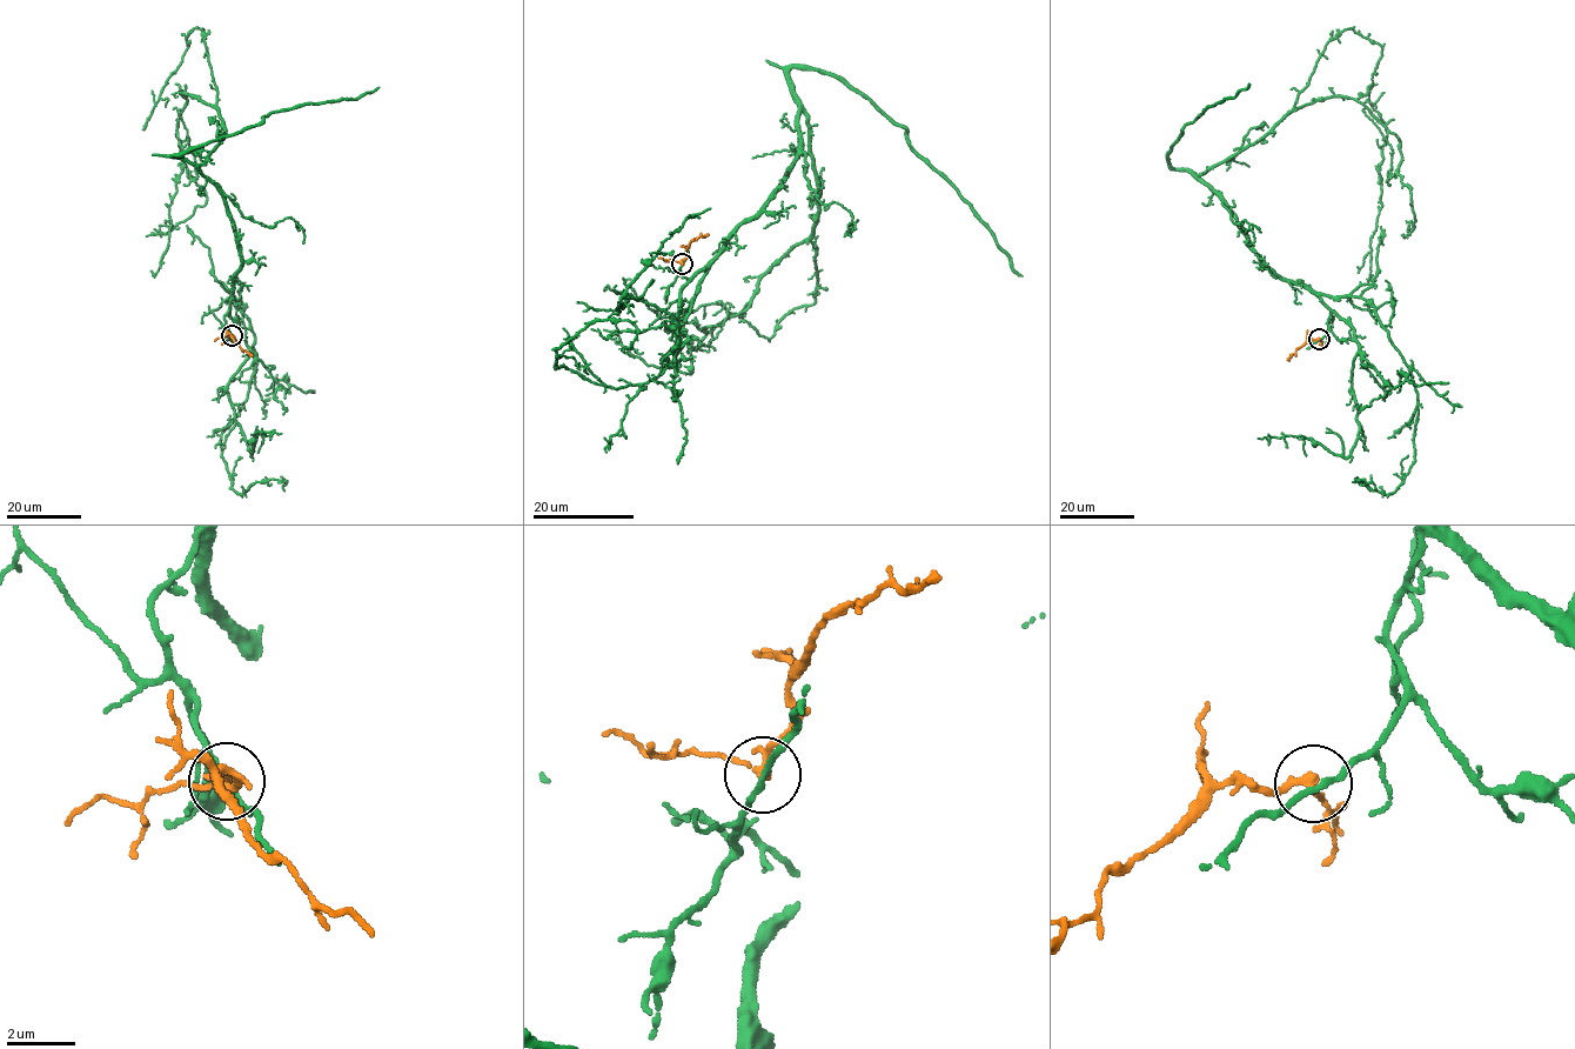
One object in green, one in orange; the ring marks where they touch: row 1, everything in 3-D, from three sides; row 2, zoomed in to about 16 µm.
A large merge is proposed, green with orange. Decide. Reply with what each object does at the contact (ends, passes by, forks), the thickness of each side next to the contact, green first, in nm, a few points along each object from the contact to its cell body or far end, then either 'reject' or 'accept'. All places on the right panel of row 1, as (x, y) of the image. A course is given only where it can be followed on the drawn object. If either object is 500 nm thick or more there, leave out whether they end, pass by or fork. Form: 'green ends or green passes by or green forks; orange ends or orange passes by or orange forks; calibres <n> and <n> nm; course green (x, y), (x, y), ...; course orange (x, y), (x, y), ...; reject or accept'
green passes by; orange passes by; calibres 160 and 240 nm; course green (1319, 340), (1329, 308), (1267, 267), (1200, 174), (1293, 111), (1356, 99), (1387, 129), (1372, 275); course orange (1319, 339), (1309, 339), (1287, 360); reject

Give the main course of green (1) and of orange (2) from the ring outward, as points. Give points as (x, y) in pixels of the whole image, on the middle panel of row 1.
1: (682, 265), (678, 275), (691, 278), (782, 186), (805, 114), (818, 219), (751, 302), (708, 333), (604, 291)
2: (682, 265), (691, 240), (708, 234)

